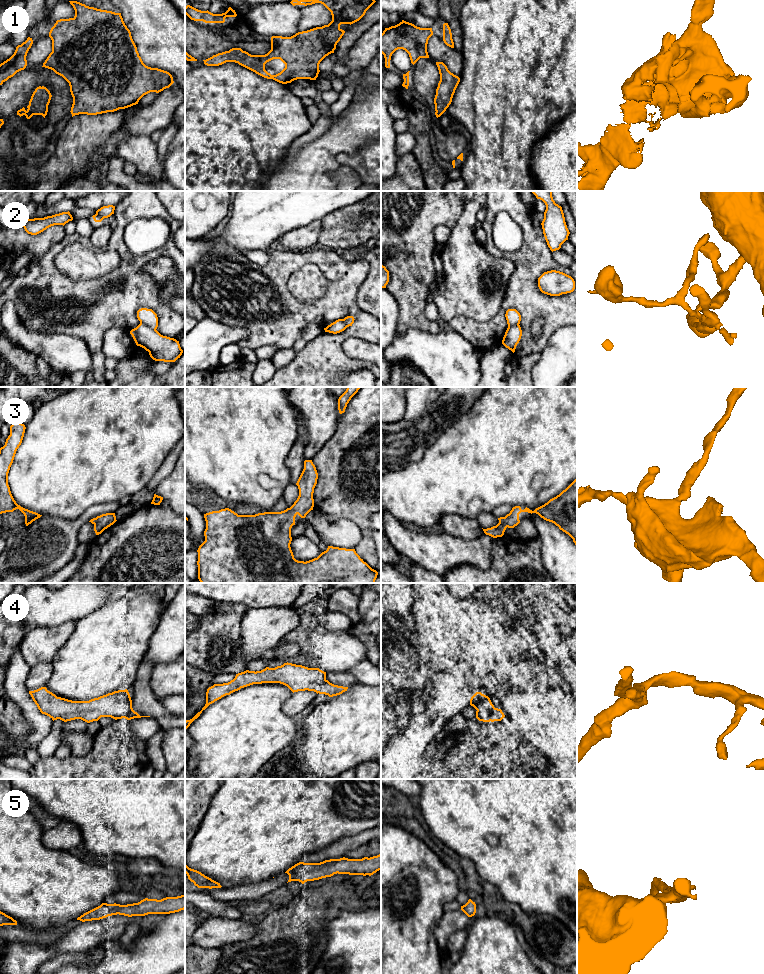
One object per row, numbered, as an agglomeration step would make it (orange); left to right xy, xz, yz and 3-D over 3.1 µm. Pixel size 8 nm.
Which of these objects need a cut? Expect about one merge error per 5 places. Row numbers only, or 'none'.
2

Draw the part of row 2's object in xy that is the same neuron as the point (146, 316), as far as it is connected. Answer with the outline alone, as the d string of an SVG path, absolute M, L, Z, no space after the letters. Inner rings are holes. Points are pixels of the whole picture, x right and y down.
M139 309L137 311L137 318L140 321L140 323L145 324L153 329L157 329L158 327L158 317L152 309Z

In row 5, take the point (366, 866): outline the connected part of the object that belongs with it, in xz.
M381 854L362 859L348 859L343 857L340 859L325 860L320 863L299 862L289 868L285 873L289 875L288 882L299 881L304 884L307 881L331 877L337 873L371 876L379 870L381 870Z

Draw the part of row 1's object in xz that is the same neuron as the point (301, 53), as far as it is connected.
M292 0L290 3L293 6L323 4L331 12L332 21L328 25L298 32L291 37L272 36L271 50L265 55L251 55L241 48L232 48L229 51L218 53L203 60L204 64L207 66L219 66L226 62L235 62L264 78L273 79L282 84L291 83L297 79L316 80L320 72L320 62L329 54L334 53L337 43L345 33L340 28L340 25L351 25L359 21L375 2L375 0ZM273 59L280 59L285 64L285 68L276 75L271 75L265 70L265 64Z

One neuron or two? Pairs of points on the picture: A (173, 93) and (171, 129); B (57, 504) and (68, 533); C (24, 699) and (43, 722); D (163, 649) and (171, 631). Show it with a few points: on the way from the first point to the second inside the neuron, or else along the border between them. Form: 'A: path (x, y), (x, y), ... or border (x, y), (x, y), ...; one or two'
A: border (171, 120), (163, 130); two
B: border (84, 511), (75, 519), (42, 516); two
C: path (27, 705), (37, 716); one
D: path (166, 645), (171, 635); one

